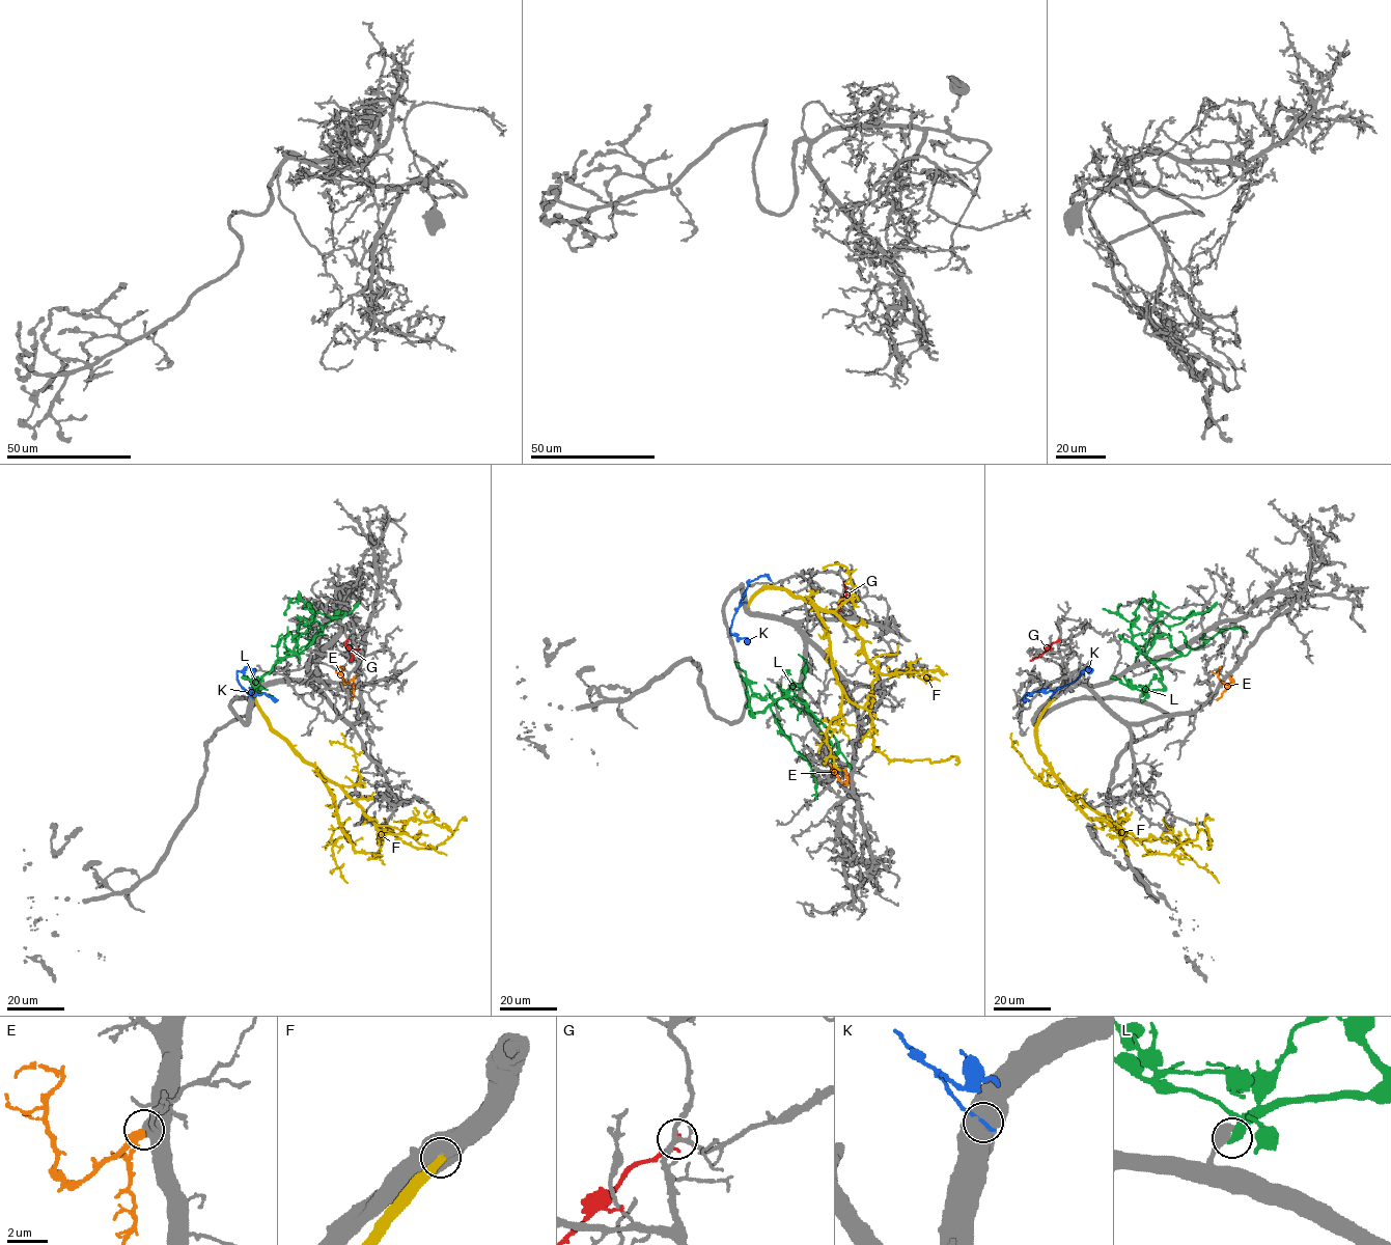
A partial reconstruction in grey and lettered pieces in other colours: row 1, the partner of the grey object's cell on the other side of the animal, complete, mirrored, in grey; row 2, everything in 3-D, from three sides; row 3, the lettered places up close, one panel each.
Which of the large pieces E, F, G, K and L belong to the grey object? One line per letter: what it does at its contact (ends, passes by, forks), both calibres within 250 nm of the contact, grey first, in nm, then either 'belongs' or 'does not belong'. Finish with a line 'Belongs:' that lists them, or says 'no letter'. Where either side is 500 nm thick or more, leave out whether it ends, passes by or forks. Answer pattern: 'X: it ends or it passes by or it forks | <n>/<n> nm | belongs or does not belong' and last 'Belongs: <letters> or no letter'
E: 600/460 nm | belongs
F: 800/400 nm | belongs
G: it ends | 240/240 nm | does not belong
K: 800/240 nm | does not belong
L: 650/400 nm | does not belong
Belongs: E, F

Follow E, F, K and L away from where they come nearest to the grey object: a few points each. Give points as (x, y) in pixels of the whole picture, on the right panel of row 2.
E: (1229, 675), (1230, 682), (1222, 682), (1218, 676), (1221, 668)
F: (1054, 698), (1037, 749), (1073, 792), (1148, 852), (1170, 854), (1200, 829), (1209, 848), (1204, 820), (1213, 819)
K: (1051, 697), (1087, 667), (1092, 670)
L: (1142, 696), (1164, 685), (1158, 668), (1132, 638), (1144, 634), (1161, 613), (1188, 617), (1217, 602)

